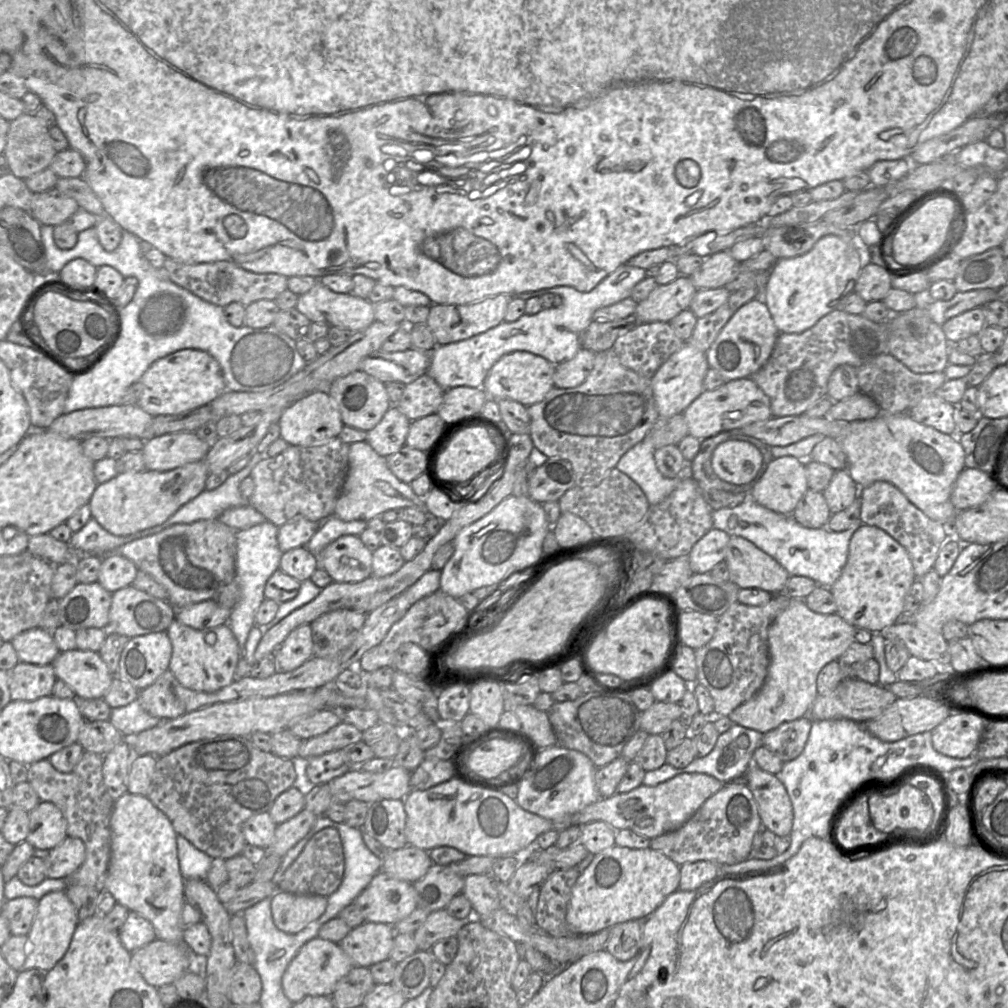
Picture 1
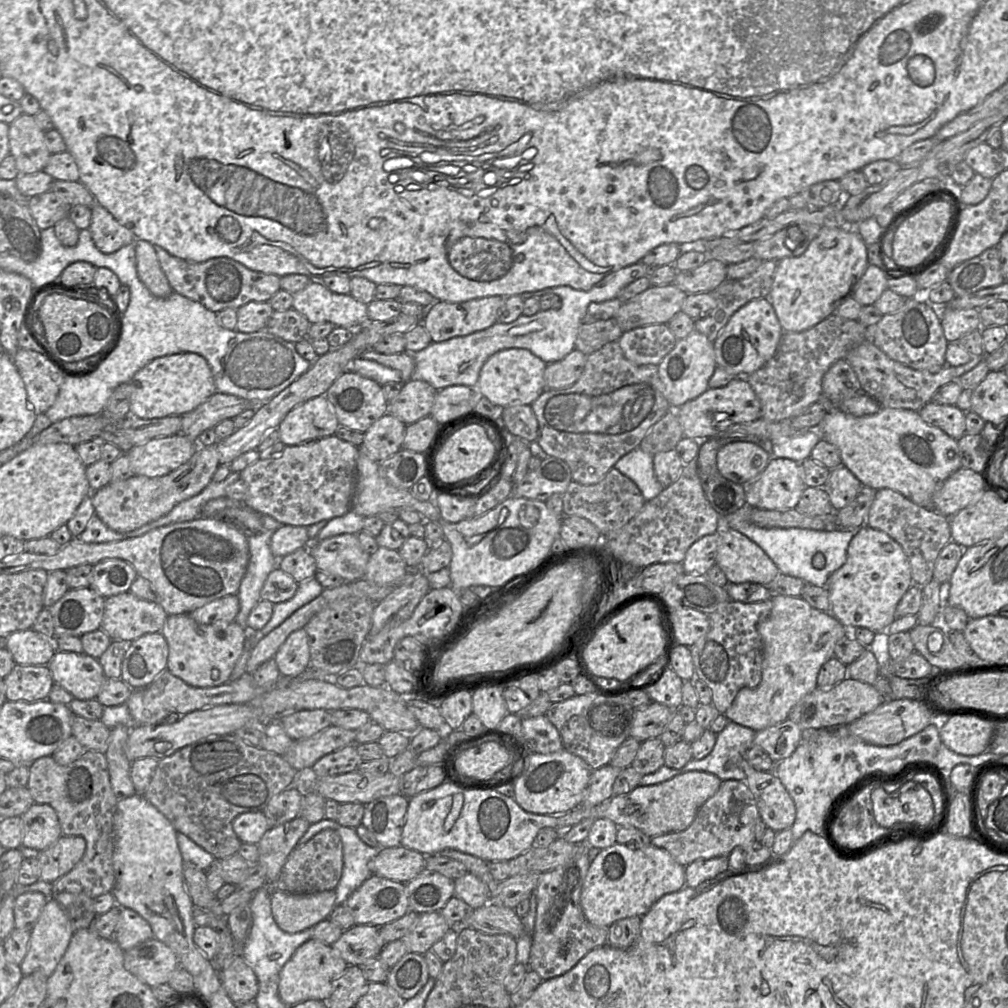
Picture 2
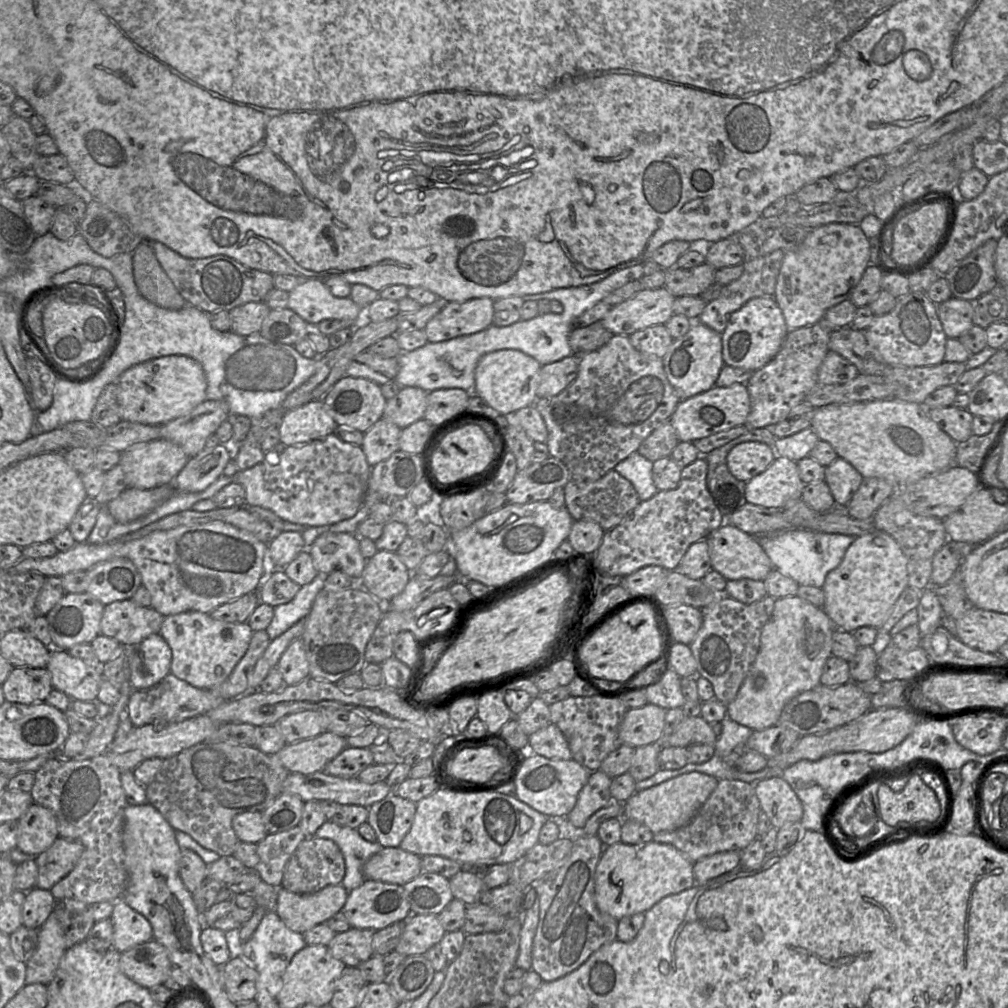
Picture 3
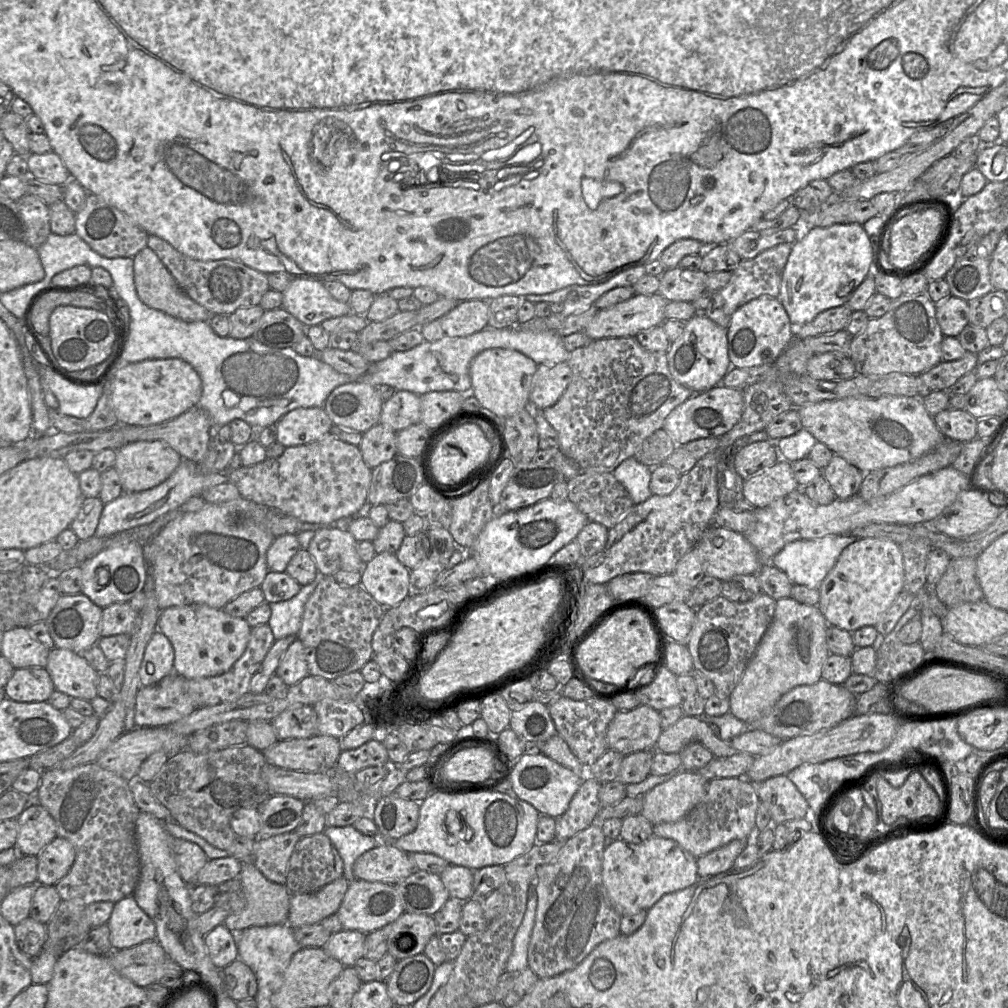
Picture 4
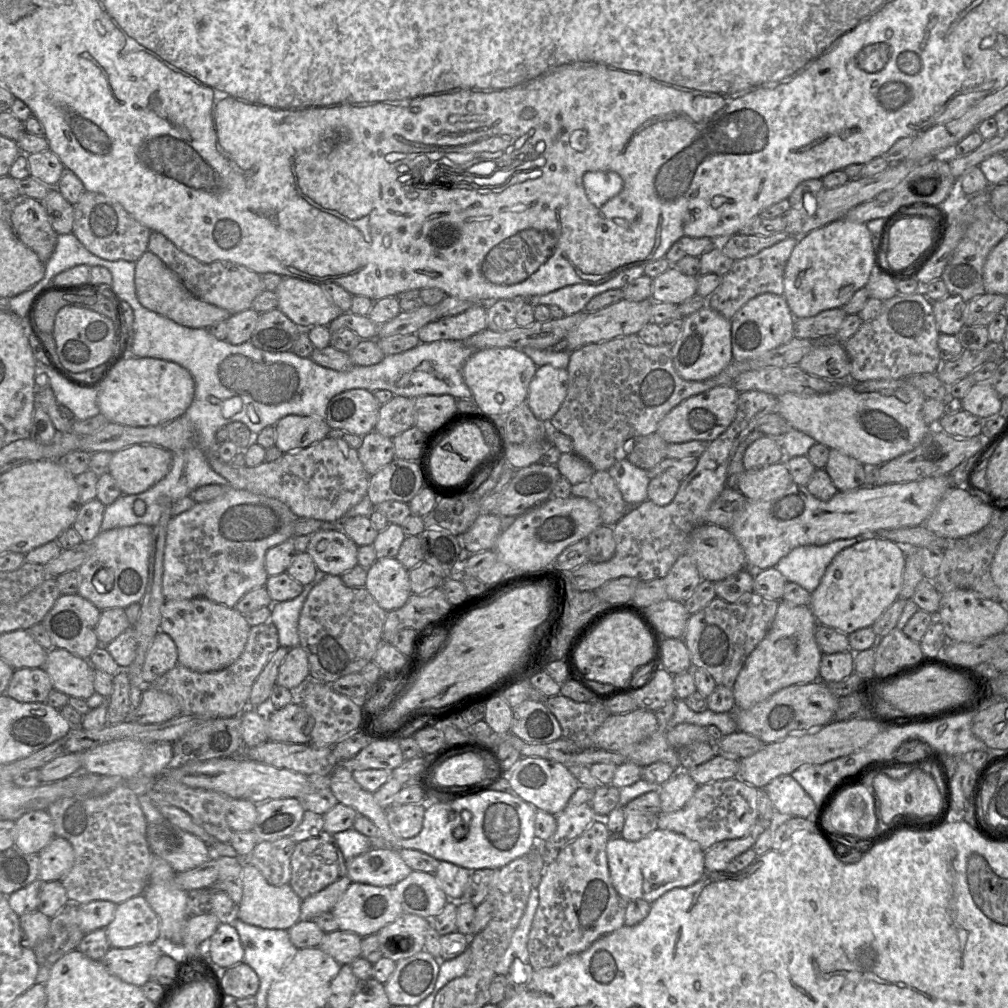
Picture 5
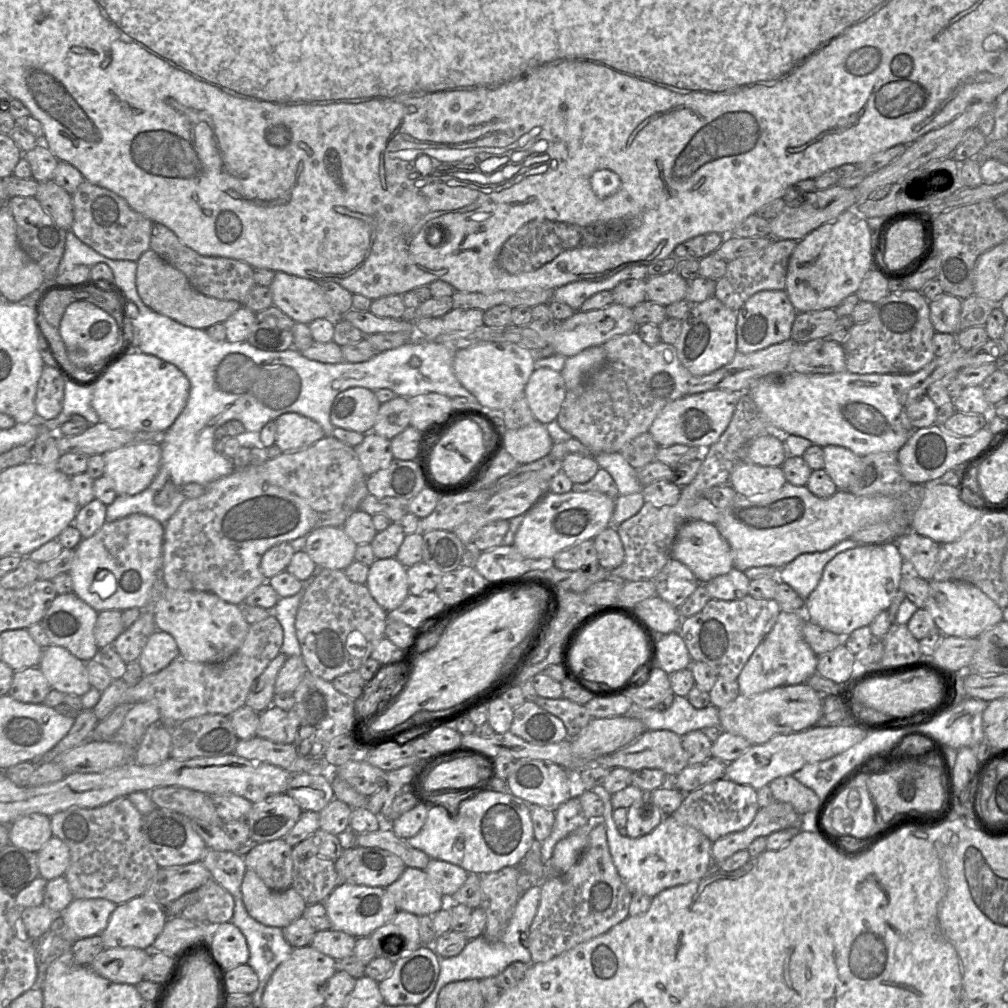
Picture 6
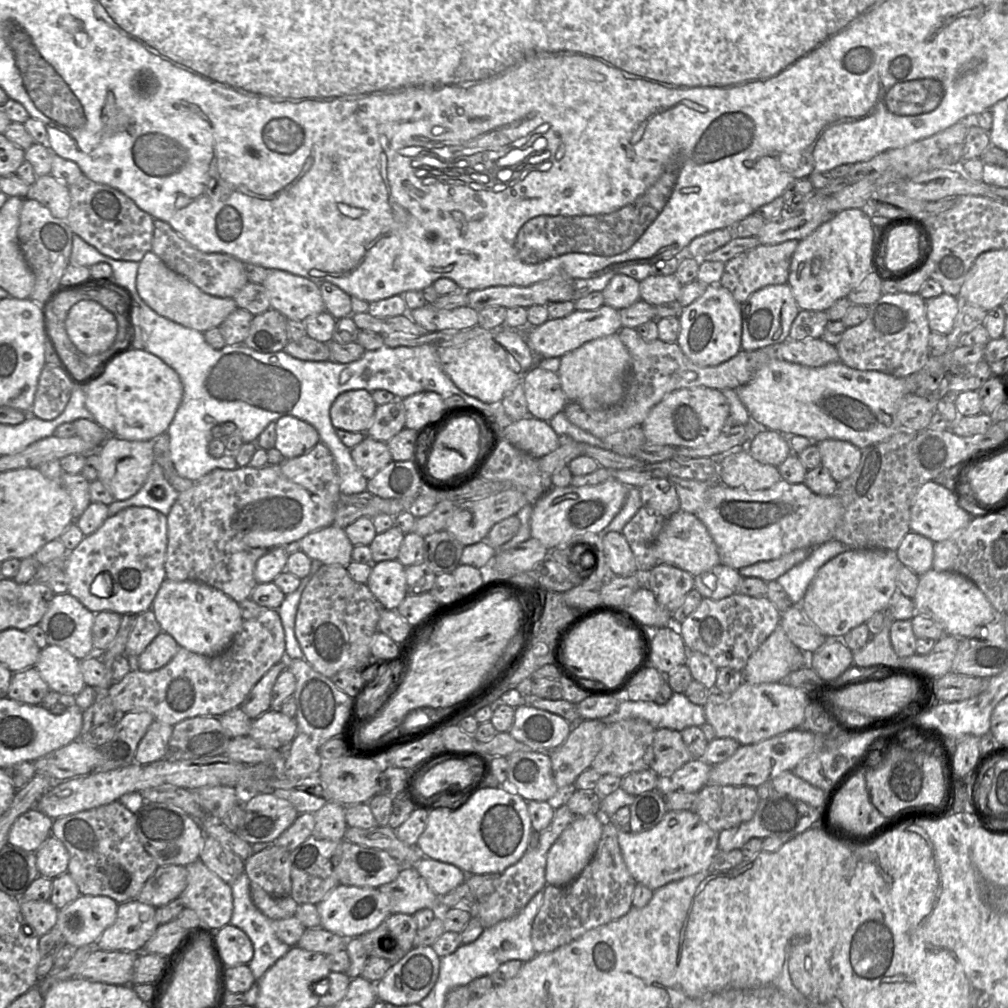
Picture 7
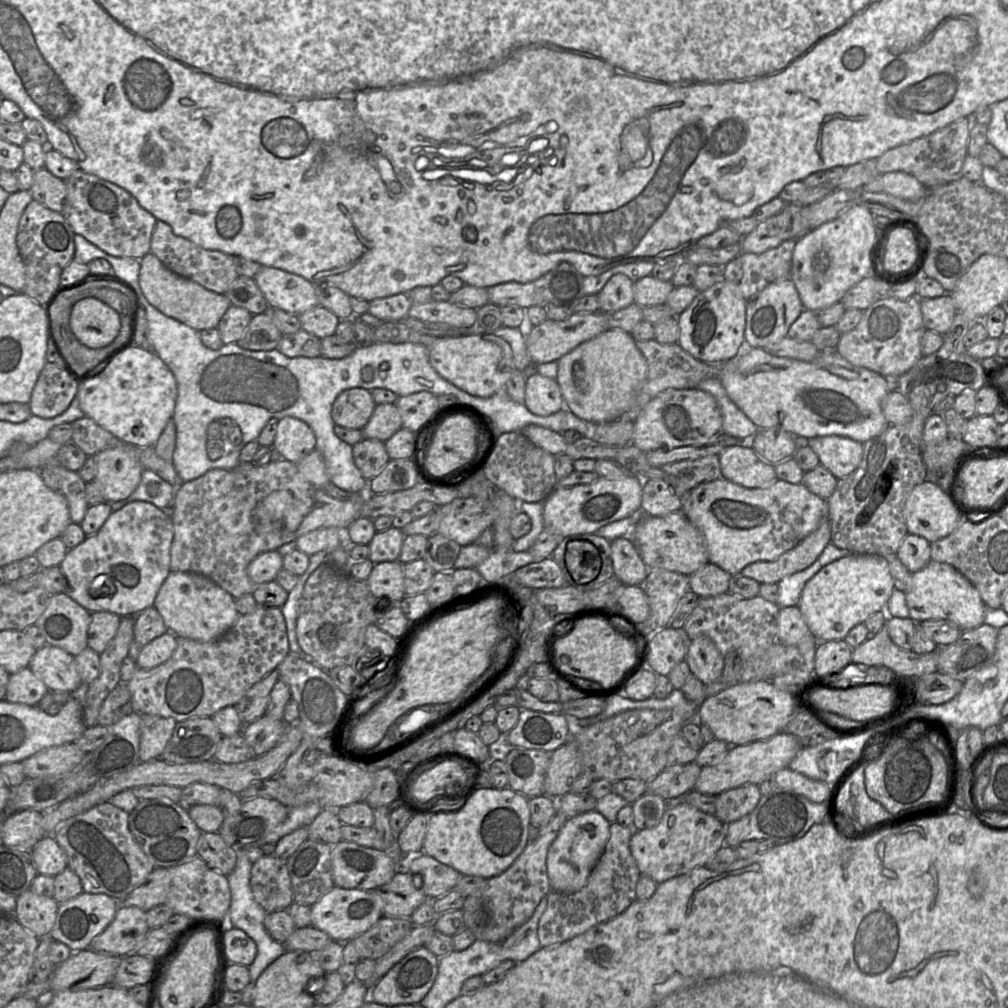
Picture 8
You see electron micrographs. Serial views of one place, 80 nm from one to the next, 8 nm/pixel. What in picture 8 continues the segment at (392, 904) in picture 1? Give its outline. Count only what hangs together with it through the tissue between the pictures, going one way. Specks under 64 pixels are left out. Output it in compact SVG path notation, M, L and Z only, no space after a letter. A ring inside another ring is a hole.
M334 886L311 906L312 926L325 932L333 941L345 943L370 929L381 917L382 901L373 890L346 889Z

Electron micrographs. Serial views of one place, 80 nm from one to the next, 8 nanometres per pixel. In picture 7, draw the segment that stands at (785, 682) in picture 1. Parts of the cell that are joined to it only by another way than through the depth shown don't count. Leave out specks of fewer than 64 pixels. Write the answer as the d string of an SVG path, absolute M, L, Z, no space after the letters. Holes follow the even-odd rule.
M779 625L751 654L742 670L743 682L761 684L782 681L789 673L808 666L808 655L795 646Z

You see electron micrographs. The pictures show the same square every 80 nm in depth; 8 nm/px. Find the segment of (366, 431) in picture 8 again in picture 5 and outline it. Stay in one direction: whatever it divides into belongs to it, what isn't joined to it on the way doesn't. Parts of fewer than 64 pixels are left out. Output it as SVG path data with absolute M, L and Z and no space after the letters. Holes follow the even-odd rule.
M394 395L380 406L375 430L383 436L394 438L415 425L415 398Z

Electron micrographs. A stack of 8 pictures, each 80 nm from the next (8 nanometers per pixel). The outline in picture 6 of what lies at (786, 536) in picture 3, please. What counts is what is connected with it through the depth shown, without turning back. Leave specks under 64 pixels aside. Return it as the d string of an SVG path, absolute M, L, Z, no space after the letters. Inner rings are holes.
M847 539L822 552L804 553L782 567L777 575L780 583L786 583L806 600L817 587L825 566L837 554L857 547L858 542Z

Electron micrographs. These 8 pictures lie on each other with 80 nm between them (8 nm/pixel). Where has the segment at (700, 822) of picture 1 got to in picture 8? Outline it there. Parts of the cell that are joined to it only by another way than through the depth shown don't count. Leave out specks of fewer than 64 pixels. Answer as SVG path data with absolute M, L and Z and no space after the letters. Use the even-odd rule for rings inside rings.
M745 784L726 790L716 796L716 810L714 815L724 824L749 814L761 798L756 784Z

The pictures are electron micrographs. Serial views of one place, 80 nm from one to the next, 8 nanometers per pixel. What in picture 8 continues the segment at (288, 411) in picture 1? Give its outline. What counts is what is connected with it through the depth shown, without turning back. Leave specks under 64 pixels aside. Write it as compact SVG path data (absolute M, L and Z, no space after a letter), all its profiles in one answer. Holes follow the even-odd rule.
M284 417L278 421L273 448L284 460L297 464L316 449L316 437L304 421L294 417Z

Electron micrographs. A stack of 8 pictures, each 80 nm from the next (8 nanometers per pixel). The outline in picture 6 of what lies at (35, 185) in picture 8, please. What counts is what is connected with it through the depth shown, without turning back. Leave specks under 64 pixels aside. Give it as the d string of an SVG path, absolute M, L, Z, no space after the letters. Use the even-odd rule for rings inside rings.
M49 180L38 183L35 198L59 227L71 230L73 222L71 194L56 184L54 180Z

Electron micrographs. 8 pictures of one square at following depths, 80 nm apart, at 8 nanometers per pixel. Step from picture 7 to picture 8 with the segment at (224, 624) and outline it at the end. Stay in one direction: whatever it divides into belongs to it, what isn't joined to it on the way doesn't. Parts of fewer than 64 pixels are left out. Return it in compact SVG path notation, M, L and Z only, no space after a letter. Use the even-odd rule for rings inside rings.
M171 571L160 587L154 607L168 631L177 637L210 642L223 636L237 621L235 599L211 579L190 572Z

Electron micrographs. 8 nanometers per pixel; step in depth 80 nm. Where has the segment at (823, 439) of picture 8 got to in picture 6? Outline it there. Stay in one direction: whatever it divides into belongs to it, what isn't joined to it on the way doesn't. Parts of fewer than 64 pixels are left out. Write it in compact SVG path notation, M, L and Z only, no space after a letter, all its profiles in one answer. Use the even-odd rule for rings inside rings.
M828 445L822 448L825 461L824 470L838 490L847 490L850 483L859 474L862 457L842 446Z

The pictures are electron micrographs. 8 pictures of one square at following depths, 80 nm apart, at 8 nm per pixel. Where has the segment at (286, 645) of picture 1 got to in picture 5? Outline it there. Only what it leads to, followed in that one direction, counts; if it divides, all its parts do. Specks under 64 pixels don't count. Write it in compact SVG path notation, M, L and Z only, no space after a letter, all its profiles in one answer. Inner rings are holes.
M300 645L290 648L279 667L276 684L296 692L308 679L309 662L306 652Z

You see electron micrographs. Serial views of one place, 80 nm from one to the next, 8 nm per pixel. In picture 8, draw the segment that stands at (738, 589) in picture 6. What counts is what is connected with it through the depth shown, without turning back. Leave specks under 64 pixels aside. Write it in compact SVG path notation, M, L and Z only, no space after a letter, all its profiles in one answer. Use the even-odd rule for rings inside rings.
M707 563L689 575L690 590L699 598L728 592L732 576L717 565Z

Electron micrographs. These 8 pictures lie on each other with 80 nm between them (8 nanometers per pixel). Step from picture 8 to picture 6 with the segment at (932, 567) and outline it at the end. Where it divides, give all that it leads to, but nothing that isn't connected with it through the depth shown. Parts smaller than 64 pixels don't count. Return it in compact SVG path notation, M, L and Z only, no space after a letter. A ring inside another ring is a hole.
M930 581L929 594L923 608L933 618L943 636L977 638L1003 620L1003 609L978 587L960 581Z

